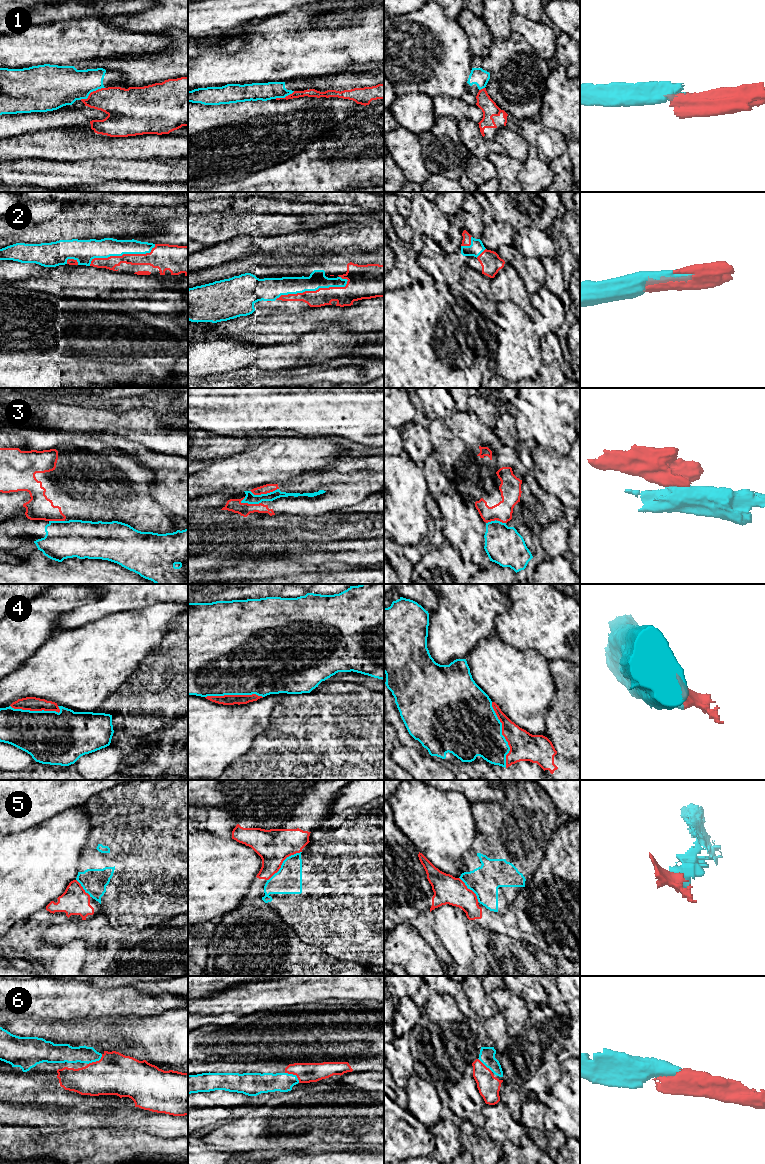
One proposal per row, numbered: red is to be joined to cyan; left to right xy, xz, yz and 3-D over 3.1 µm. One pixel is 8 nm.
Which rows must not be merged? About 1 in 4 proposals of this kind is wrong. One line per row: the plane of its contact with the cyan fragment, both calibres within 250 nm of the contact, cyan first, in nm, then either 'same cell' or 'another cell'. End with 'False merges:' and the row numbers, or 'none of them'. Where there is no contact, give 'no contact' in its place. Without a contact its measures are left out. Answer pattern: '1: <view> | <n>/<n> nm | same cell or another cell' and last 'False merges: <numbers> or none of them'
1: xy | 320/260 nm | another cell
2: xz | 140/140 nm | same cell
3: xz | 90/70 nm | another cell
4: yz | 440/220 nm | same cell
5: xz | 220/280 nm | another cell
6: xy | 140/340 nm | same cell
False merges: 1, 3, 5

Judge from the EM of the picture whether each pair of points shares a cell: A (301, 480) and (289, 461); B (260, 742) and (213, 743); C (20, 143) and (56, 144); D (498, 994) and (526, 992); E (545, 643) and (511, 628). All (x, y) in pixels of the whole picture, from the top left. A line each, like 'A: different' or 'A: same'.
A: different
B: different
C: same
D: different
E: same

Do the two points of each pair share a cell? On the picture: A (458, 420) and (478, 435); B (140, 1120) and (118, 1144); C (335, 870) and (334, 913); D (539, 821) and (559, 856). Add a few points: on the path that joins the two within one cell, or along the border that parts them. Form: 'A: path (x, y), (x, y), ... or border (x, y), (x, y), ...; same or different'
A: path (463, 424), (473, 432); same
B: border (108, 1128), (140, 1129), (144, 1131); different
C: path (329, 881), (329, 892), (332, 895), (332, 902); same
D: border (554, 826), (543, 858); different

